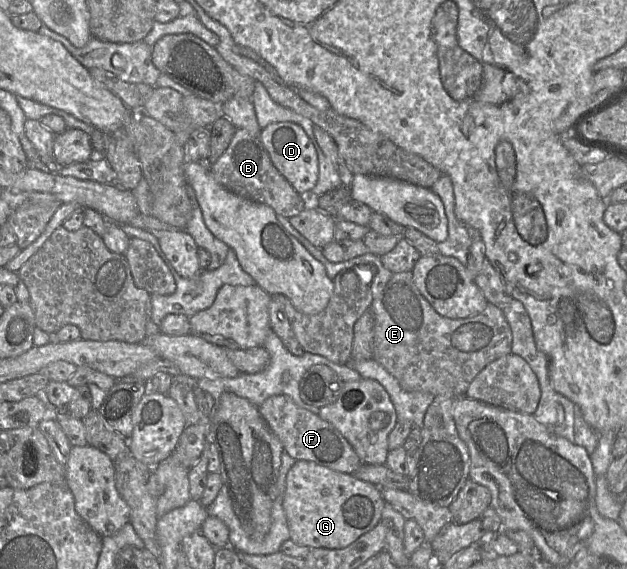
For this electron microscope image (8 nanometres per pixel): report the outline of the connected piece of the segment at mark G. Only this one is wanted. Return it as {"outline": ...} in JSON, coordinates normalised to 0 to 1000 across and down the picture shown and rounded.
{"outline":[[[472,808],[456,838],[451,895],[461,949],[477,960],[552,963],[608,917],[614,886],[603,854],[501,812]]]}

